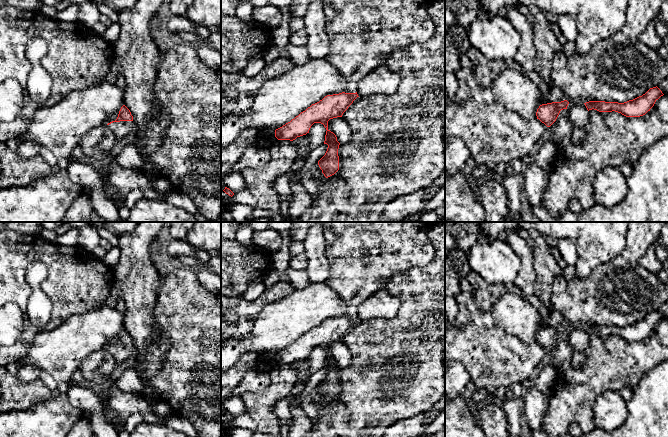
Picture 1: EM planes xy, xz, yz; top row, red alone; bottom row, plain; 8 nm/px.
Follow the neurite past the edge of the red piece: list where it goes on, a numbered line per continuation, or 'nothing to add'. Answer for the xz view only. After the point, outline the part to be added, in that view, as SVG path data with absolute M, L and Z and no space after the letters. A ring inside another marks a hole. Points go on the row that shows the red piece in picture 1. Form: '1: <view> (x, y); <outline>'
1: xz (362, 34); M324 0L325 32L329 38L329 54L325 58L337 68L339 73L347 78L345 93L356 93L358 83L374 69L383 66L394 49L403 49L407 45L426 42L435 29L435 24L427 16L427 9L434 0Z

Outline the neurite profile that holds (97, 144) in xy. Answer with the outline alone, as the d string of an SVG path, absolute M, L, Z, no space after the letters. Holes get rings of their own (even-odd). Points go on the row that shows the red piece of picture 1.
M109 125L92 128L79 142L85 158L102 160L111 155L116 138Z

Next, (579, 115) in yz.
M569 102L567 112L570 121L578 127L584 126L589 120L589 111L582 102Z

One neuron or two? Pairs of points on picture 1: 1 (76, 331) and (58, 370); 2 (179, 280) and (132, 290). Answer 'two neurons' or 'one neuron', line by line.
1: one neuron
2: two neurons

